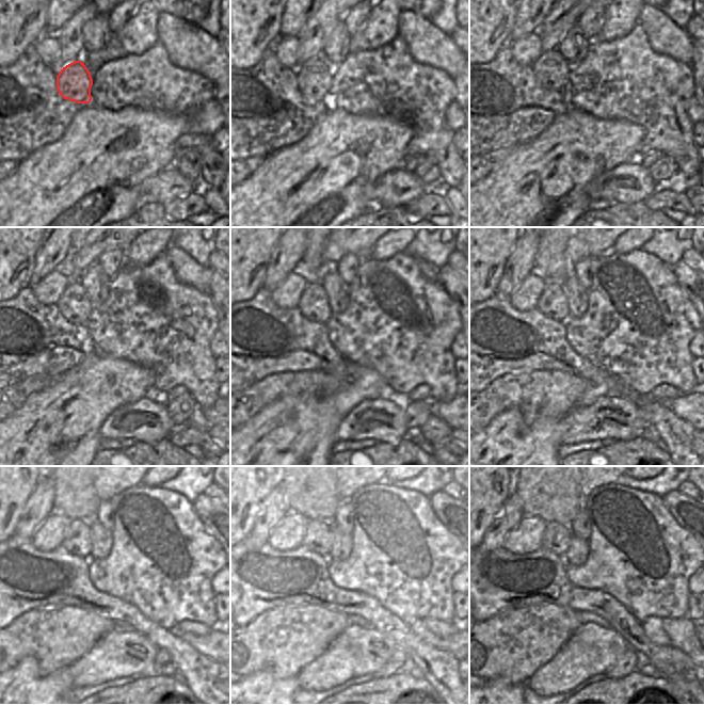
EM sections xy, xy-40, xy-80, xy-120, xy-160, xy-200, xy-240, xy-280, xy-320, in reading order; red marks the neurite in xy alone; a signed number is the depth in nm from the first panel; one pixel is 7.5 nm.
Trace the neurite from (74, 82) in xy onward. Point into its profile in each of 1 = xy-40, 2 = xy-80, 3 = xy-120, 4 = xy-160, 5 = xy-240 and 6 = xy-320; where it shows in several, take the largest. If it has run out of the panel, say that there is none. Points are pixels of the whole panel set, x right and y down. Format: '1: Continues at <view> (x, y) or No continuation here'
1: Continues at xy-40 (314, 76)
2: Continues at xy-80 (552, 70)
3: Continues at xy-120 (74, 304)
4: Continues at xy-160 (314, 304)
5: Continues at xy-240 (77, 541)
6: Continues at xy-320 (557, 538).

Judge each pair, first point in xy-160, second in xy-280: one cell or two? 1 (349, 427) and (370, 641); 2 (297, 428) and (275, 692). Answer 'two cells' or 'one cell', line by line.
1: one cell
2: one cell

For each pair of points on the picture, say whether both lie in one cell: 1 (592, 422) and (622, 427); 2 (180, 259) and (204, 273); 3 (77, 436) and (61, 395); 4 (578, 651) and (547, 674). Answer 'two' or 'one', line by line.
1: one
2: one
3: one
4: one

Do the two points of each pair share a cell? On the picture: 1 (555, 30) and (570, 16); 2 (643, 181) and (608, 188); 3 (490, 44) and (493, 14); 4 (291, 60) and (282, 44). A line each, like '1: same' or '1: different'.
1: same
2: same
3: same
4: same

